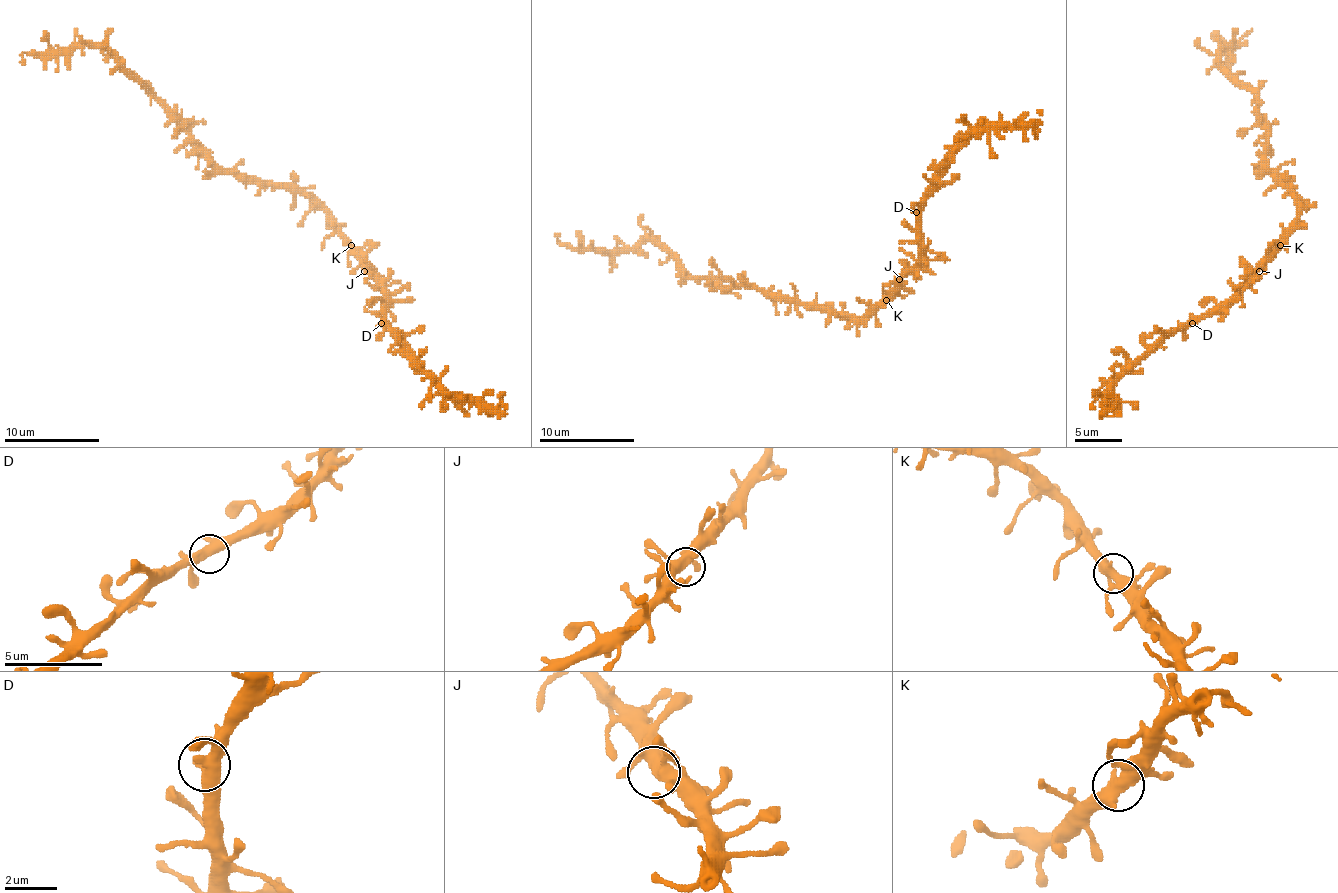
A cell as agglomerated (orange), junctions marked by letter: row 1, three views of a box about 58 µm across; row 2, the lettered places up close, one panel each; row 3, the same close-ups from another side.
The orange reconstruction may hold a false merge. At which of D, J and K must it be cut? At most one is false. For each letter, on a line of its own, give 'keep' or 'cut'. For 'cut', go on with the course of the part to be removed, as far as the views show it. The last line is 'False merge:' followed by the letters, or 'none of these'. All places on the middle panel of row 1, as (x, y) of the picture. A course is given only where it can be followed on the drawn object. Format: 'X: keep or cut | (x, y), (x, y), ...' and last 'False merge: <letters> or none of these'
D: keep
J: keep
K: keep
False merge: none of these

